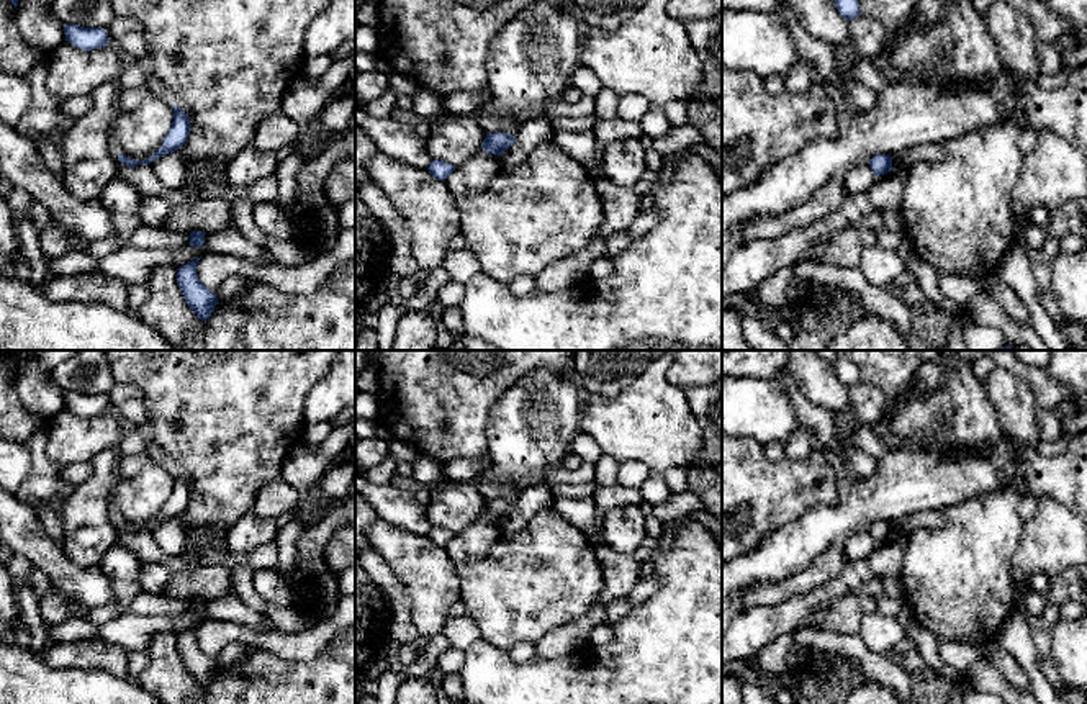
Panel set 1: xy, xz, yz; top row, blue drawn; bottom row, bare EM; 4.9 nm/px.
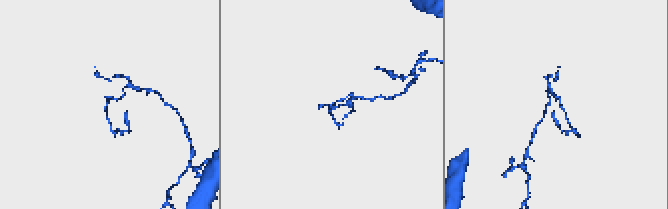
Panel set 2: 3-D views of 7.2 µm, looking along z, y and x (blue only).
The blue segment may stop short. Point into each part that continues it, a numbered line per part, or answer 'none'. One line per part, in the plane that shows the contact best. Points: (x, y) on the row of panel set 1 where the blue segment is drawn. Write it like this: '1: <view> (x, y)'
none

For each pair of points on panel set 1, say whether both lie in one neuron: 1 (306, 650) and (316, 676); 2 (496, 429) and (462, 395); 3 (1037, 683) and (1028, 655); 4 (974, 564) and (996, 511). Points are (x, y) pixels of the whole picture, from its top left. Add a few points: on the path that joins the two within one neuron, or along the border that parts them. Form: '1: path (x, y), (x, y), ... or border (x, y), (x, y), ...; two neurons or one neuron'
1: border (336, 632), (311, 660), (290, 662), (274, 655); two neurons
2: border (509, 388), (490, 413), (487, 452); two neurons
3: path (1035, 676), (1030, 662); one neuron
4: path (974, 550), (978, 537), (991, 524); one neuron

